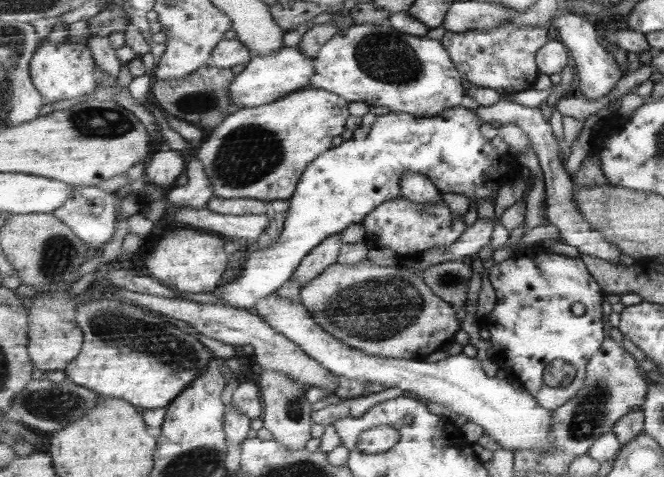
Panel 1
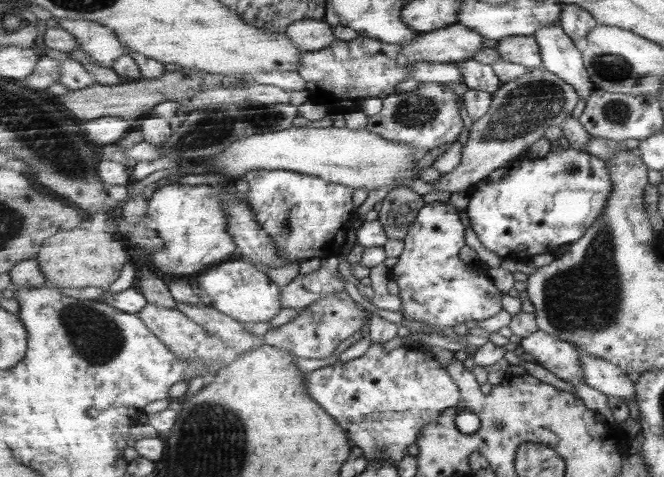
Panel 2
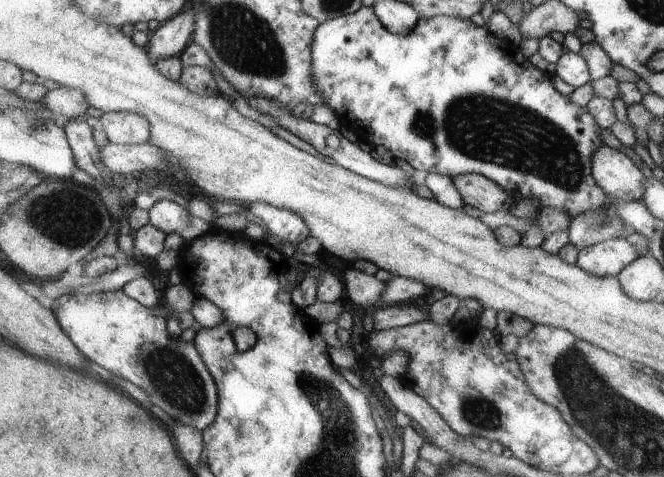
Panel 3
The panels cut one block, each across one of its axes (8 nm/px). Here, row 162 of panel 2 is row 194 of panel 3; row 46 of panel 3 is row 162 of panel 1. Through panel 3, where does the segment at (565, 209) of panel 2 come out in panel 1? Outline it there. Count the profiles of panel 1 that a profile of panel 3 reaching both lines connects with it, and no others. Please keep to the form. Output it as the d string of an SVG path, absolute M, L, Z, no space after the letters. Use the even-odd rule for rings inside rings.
M457 106L448 108L437 115L413 115L405 113L388 113L377 115L367 113L362 117L360 126L354 130L353 137L348 141L342 141L338 146L316 158L307 170L302 174L296 193L289 199L289 209L286 213L283 233L279 241L260 248L253 253L244 251L237 257L242 267L242 272L234 281L220 286L221 298L231 307L239 309L251 308L263 298L280 289L299 270L301 261L316 249L324 241L328 241L335 235L339 235L351 224L361 223L370 212L384 202L395 200L402 196L401 179L405 173L418 172L428 176L441 192L453 192L463 194L469 200L471 206L476 207L483 200L490 199L495 202L499 190L514 179L520 177L521 164L515 155L501 153L481 130L484 120L470 108Z

